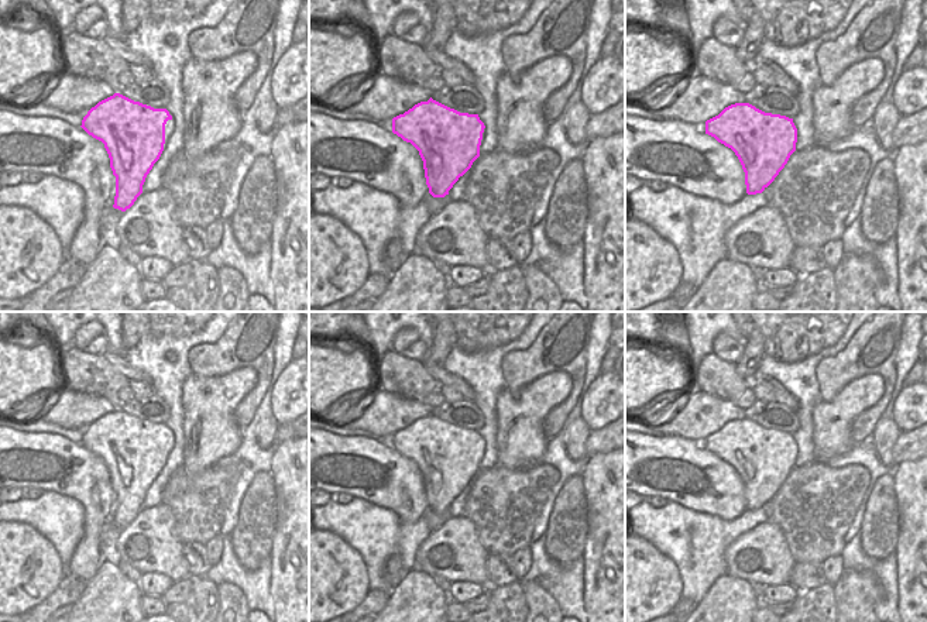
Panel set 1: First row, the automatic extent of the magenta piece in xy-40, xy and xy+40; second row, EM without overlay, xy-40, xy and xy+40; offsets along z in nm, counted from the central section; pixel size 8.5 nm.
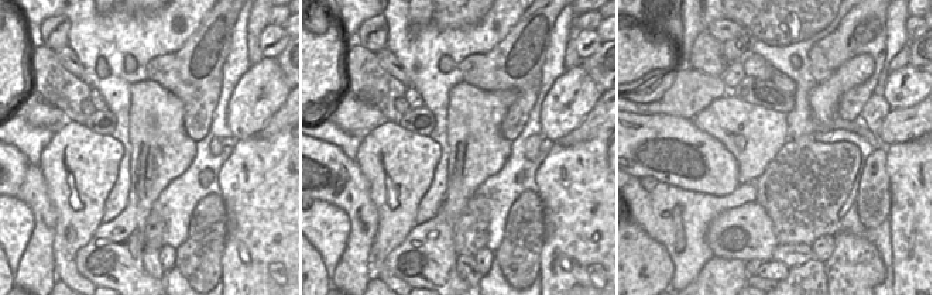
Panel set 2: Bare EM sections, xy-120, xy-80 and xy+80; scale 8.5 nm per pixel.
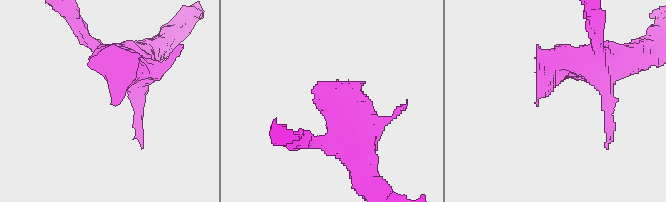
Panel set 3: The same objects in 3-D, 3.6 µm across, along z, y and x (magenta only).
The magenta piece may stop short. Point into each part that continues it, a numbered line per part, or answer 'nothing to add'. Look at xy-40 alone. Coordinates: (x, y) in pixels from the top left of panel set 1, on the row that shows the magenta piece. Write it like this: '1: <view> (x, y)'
1: xy-40 (100, 186)

